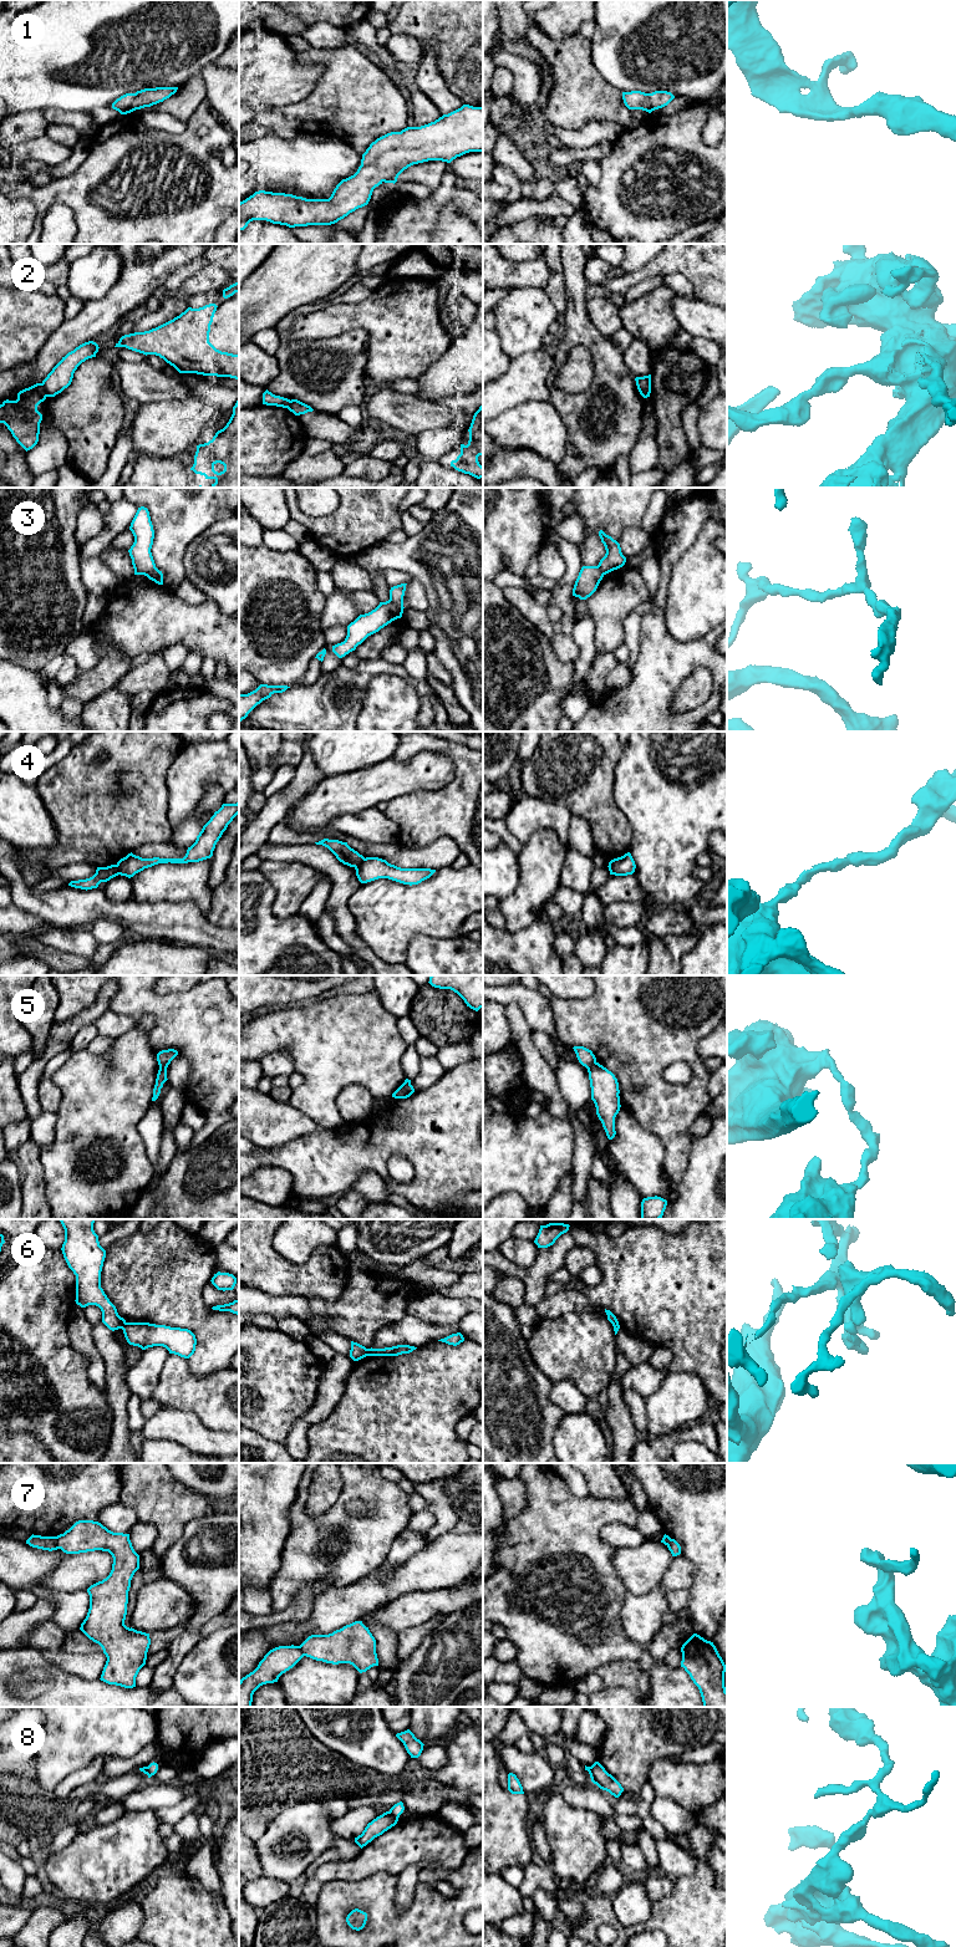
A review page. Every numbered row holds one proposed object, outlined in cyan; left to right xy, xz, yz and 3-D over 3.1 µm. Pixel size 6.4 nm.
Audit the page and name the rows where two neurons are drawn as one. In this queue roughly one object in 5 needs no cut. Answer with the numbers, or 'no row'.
2, 3, 4, 5, 6, 7, 8

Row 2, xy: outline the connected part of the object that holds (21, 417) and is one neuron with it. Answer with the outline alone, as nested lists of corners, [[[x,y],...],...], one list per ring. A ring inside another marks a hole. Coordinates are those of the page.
[[[36,383],[17,393],[16,401],[0,404],[0,423],[4,423],[16,442],[27,452],[39,442],[42,414],[37,406],[46,399],[41,383]]]

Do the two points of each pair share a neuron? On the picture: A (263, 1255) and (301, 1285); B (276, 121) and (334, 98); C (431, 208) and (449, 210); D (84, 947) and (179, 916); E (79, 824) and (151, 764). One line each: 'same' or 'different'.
A: same
B: same
C: different
D: different
E: same

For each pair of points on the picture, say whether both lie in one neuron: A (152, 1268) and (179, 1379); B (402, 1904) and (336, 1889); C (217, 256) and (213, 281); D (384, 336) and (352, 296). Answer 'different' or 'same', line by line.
A: different
B: different
C: different
D: different

